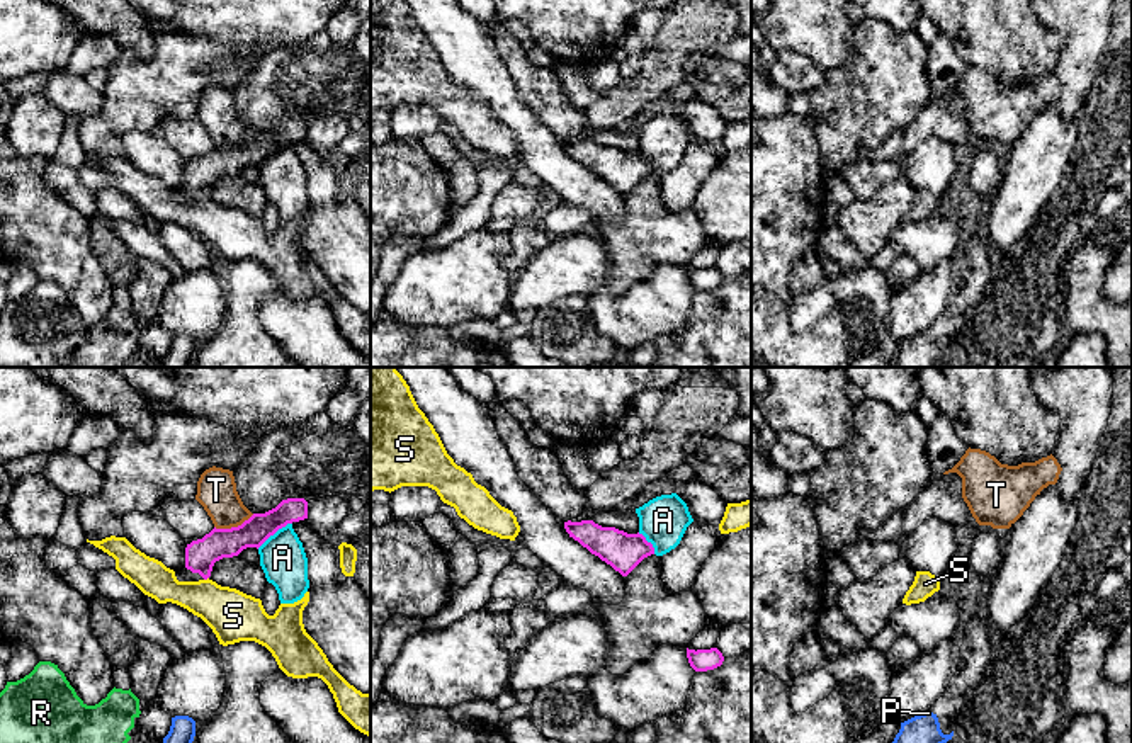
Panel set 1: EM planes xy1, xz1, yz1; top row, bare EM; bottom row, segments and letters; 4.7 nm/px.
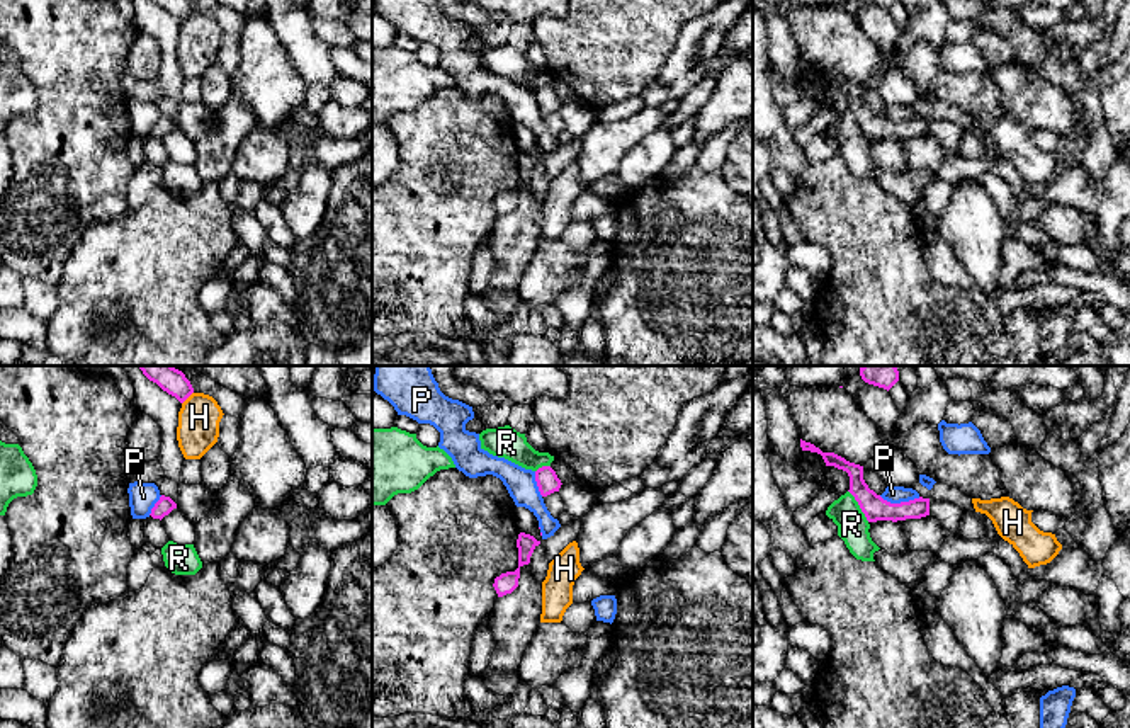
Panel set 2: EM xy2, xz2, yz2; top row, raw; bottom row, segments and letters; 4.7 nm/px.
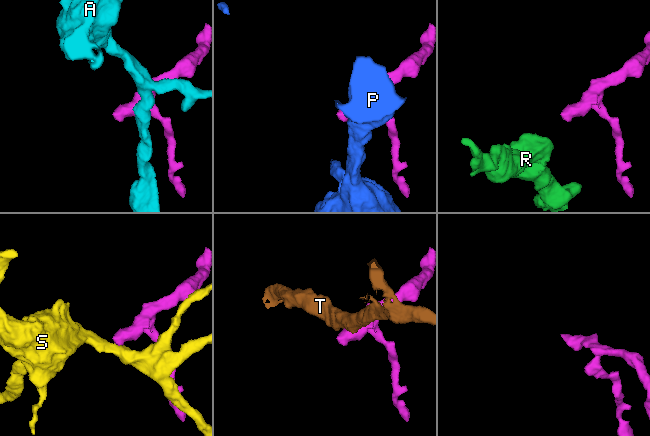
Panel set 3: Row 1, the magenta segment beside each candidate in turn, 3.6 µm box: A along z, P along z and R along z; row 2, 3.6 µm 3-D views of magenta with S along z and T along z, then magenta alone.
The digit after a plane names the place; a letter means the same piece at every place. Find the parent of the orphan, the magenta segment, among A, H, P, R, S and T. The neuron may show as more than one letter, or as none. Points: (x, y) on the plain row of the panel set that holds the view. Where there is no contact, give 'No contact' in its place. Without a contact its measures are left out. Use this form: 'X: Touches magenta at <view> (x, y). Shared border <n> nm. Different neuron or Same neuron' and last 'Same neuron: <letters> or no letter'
A: Touches magenta at xy1 (274, 152). Shared border 200 nm. Different neuron
H: Touches magenta at xy2 (187, 16). Shared border 80 nm. Different neuron
P: Touches magenta at yz2 (901, 121). Shared border 200 nm. Different neuron
R: Touches magenta at yz2 (858, 123). Shared border 180 nm. Different neuron
S: Touches magenta at xy1 (206, 198). Shared border 30 nm. Different neuron
T: Touches magenta at xy1 (233, 147). Shared border 200 nm. Different neuron
Same neuron: no letter

